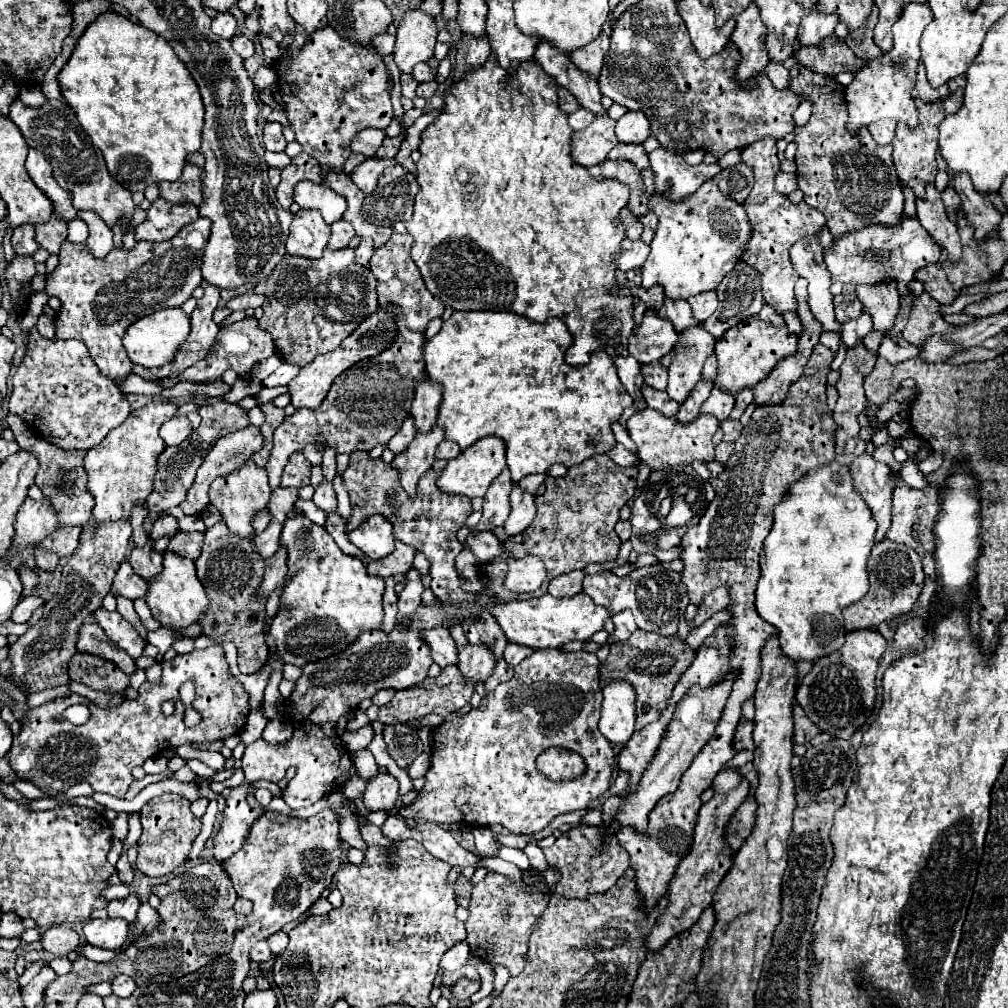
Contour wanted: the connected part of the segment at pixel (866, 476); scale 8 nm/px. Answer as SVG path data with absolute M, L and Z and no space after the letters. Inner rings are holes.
M863 453L853 459L851 473L855 479L857 493L863 495L869 509L873 511L873 517L877 521L877 533L875 541L885 539L885 533L891 525L891 495L893 495L893 483L889 479L889 465L879 463L873 459L873 455Z

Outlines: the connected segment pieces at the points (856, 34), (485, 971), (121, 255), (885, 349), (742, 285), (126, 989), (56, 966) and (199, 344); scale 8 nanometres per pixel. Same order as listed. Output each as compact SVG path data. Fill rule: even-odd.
M874 5L869 17L865 19L865 25L861 25L861 29L857 31L851 31L845 39L847 45L853 49L853 53L865 61L875 59L881 53L873 43L873 27L878 21L878 14L878 8Z
M476 968L481 979L481 989L470 997L473 1003L477 1003L491 994L494 987L494 971L492 968Z
M197 219L195 223L185 225L173 239L163 243L151 243L151 241L137 241L133 249L117 249L113 247L111 253L107 253L103 259L93 257L89 253L87 245L75 245L65 241L61 245L59 253L59 265L57 269L47 275L47 293L53 297L59 297L63 307L59 311L59 317L55 319L55 331L59 339L77 339L83 341L91 359L99 367L99 371L109 379L123 379L131 373L131 361L123 349L121 337L125 329L141 319L143 315L149 315L153 311L159 311L163 307L181 307L193 293L195 287L201 285L201 257L205 249L205 241L209 237L211 221L209 219Z
M883 337L877 355L885 357L889 363L897 365L897 363L907 361L911 357L917 357L917 347L913 343L909 343L909 341L905 341L903 337L897 337L897 339Z
M739 261L733 267L733 273L727 273L725 281L721 281L715 291L719 297L717 313L713 313L713 317L703 323L703 327L715 339L719 339L727 329L745 317L757 315L761 305L765 305L761 295L761 275L745 261Z
M119 975L115 981L113 981L113 993L119 995L119 997L129 997L133 991L135 991L135 981L127 975Z
M55 957L51 963L49 963L49 967L57 973L57 975L65 975L65 973L69 973L71 971L71 961L67 959L67 957Z
M205 285L205 295L197 301L195 311L191 313L191 333L185 343L177 349L173 359L173 371L181 373L183 369L195 365L209 355L209 349L215 345L219 327L213 323L213 311L219 305L219 291L215 285Z

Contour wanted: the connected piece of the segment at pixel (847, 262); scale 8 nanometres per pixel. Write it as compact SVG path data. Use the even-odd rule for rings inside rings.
M903 213L901 225L871 225L857 233L845 233L833 239L833 245L825 249L825 265L833 281L843 283L877 283L881 279L895 279L901 283L899 293L907 295L907 281L915 277L915 271L923 265L937 263L941 247L929 237L917 217Z

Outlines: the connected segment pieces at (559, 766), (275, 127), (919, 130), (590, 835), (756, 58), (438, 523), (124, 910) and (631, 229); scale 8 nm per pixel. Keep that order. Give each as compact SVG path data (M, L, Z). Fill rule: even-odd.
M547 749L539 759L537 767L543 775L547 775L551 781L567 781L575 779L585 771L583 759L577 753L559 751L559 749Z
M265 123L263 127L263 143L267 151L285 151L285 137L279 123Z
M957 89L949 97L935 103L923 103L921 99L915 99L917 109L919 109L919 125L915 129L909 129L905 123L897 123L897 131L893 137L893 149L895 149L893 163L895 163L901 185L911 187L917 197L925 193L925 185L933 183L937 175L935 155L939 151L939 123L945 119L947 113L957 111L961 107L961 101L963 101L963 89Z
M577 827L567 833L563 833L551 847L543 849L547 863L561 871L561 881L555 887L555 893L565 897L587 897L593 893L607 891L615 885L615 881L625 873L629 867L629 855L627 851L617 843L615 837L611 837L609 849L605 853L599 853L599 845L603 841L601 827Z
M755 1L749 3L749 7L735 17L737 25L733 29L731 41L741 51L741 63L737 69L735 79L741 85L751 85L759 77L761 71L767 67L767 49L765 49L765 25L761 23L759 9Z
M351 453L351 461L349 467L343 473L343 481L347 485L349 497L351 497L351 515L347 517L347 525L345 531L351 533L353 529L357 529L369 515L383 515L389 519L389 523L393 525L393 533L397 539L401 539L407 545L413 545L417 551L421 551L427 561L431 563L429 567L429 577L431 577L431 591L439 601L465 601L465 597L477 597L477 593L469 593L461 587L461 575L455 571L455 557L461 553L463 545L457 541L457 531L465 525L465 519L473 513L471 509L471 499L469 497L453 497L449 493L441 493L441 489L437 489L437 479L439 479L439 471L429 469L417 483L417 495L409 497L405 493L405 489L401 489L401 483L397 481L397 469L393 469L391 465L383 463L383 459L373 459L369 457L369 453Z
M129 895L125 899L115 899L115 901L107 903L109 917L121 917L129 923L137 917L137 909L139 909L139 899L135 895Z
M629 209L621 211L621 221L625 225L625 231L627 231L629 239L639 239L641 237L643 225L641 225L641 221L637 217L633 217L633 213L629 213Z

